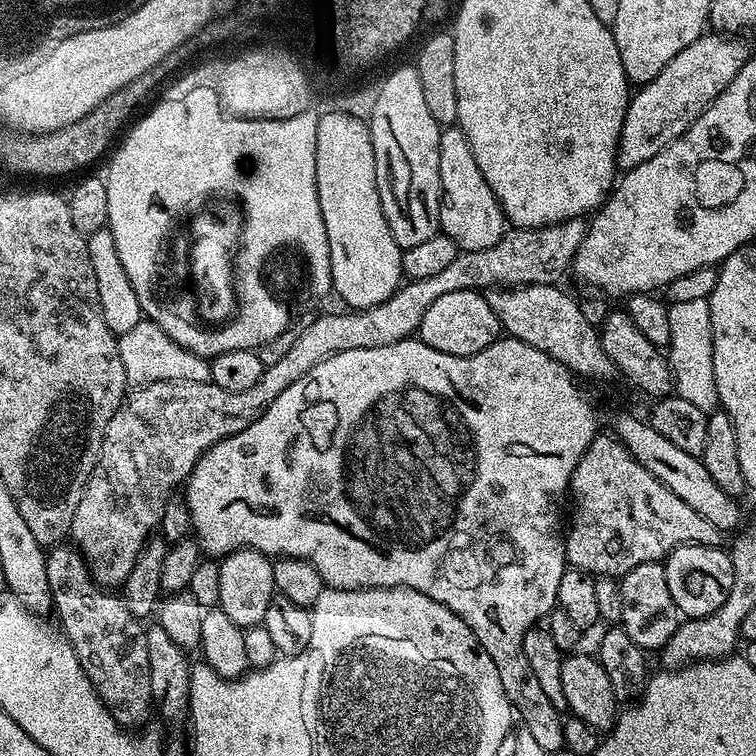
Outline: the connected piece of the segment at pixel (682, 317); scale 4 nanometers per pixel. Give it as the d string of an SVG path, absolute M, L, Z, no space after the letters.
M707 300L678 302L668 309L670 342L666 349L668 365L672 367L675 395L698 406L698 410L711 413L720 403L714 382L714 346L710 330L710 306Z

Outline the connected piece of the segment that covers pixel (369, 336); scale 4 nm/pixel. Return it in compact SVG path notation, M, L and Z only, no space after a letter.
M583 219L567 220L545 228L513 227L505 231L503 238L494 242L492 248L461 251L454 262L450 262L450 266L446 266L446 270L441 270L439 274L401 283L396 293L378 306L332 312L317 320L309 319L306 331L298 338L298 342L294 342L294 346L290 346L290 350L278 362L274 362L274 366L265 368L262 378L258 378L258 382L254 382L250 390L231 392L222 390L222 386L214 386L211 382L192 381L160 381L133 387L118 406L114 418L110 418L110 426L106 426L98 462L86 482L84 493L78 502L78 510L74 510L70 525L71 543L83 556L92 579L100 586L123 585L134 568L139 552L159 529L162 510L175 489L172 487L175 484L183 485L187 481L193 466L199 462L200 455L210 450L210 446L246 430L246 426L255 422L268 409L270 402L274 402L274 398L278 398L278 394L286 390L286 386L294 386L298 378L309 375L312 368L318 366L318 362L330 358L336 352L390 346L399 340L415 337L420 330L422 314L426 314L426 310L430 310L430 306L435 300L442 298L442 294L454 294L454 290L509 289L521 288L527 284L559 285L564 272L566 276L571 269L572 260L578 254L578 246L582 246L582 238L586 238L588 229L589 225Z

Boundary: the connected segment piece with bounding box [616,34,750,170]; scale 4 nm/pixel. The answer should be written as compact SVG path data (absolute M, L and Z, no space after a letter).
M702 34L682 54L670 58L666 66L662 66L662 74L648 84L639 85L634 95L628 101L626 118L620 148L616 151L616 158L621 169L627 170L654 158L670 142L679 136L696 121L702 113L734 82L734 74L742 70L747 62L750 49L743 44L740 38L725 38L720 34Z

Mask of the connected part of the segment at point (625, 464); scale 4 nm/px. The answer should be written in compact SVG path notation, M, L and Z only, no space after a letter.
M597 435L572 475L570 501L576 509L572 512L572 525L566 528L566 560L571 567L587 572L593 578L619 578L634 570L634 566L663 561L675 548L684 544L716 546L721 543L722 534L718 529L710 526L702 514L694 514L678 494L670 494L670 490L666 490L650 470L642 467L625 450L619 439L609 436Z

